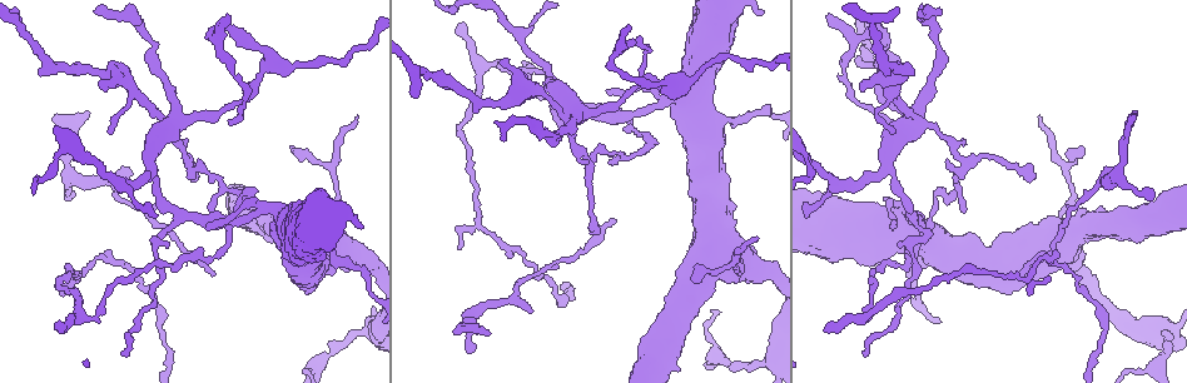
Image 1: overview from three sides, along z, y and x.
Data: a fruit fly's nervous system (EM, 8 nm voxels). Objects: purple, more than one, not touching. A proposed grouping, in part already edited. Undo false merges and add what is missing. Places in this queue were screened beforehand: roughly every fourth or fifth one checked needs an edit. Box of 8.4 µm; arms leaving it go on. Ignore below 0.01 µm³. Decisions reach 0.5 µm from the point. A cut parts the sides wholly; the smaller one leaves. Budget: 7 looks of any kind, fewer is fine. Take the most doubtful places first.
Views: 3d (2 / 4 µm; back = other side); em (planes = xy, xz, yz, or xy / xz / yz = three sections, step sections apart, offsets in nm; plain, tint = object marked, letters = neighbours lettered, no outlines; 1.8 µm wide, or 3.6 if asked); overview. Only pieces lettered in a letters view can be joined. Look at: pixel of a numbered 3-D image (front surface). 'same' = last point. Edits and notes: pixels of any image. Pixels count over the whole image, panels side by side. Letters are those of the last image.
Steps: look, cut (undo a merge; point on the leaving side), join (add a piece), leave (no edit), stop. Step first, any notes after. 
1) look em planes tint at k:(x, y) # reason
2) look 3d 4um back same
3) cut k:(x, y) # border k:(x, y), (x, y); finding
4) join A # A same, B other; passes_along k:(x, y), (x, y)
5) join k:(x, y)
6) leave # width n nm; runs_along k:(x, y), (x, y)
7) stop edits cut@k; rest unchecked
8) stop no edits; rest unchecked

look em xz step 8 tint at 1:(630, 118) # looks like a crossing

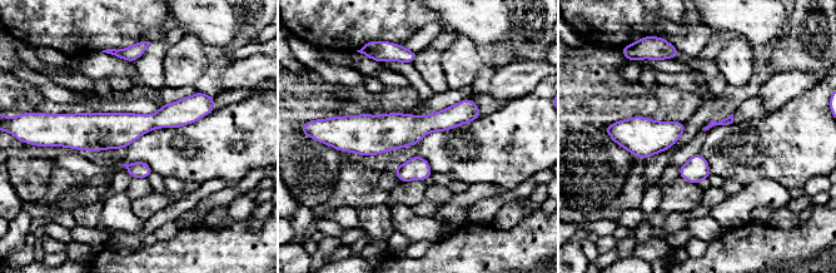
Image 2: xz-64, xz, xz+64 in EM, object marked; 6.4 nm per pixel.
look em xz step 8 letters same

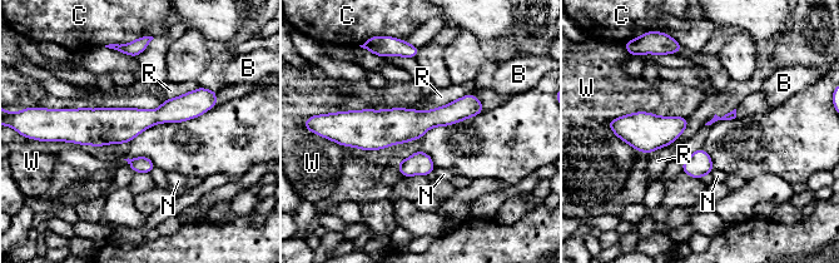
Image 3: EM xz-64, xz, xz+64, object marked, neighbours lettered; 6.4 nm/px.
leave # longest_contact W 460 nm; B other, C other, N other, R other, W other; one cell here

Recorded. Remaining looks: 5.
look em xz step 4 tint at 1:(1021, 271) # an open end

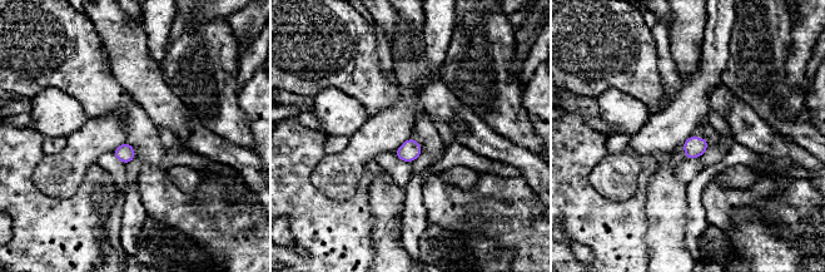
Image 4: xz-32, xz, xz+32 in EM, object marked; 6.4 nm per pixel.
look em planes letters same

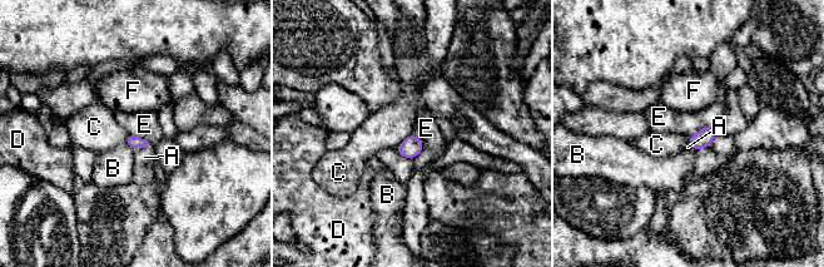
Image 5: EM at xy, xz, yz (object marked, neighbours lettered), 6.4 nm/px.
join A # A same, B other, C other, D other, E other, F other; passes_along 5:(132, 141), (140, 146), (144, 157); it goes on there

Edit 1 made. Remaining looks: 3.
look em planes tint at 1:(870, 20) # arms part here

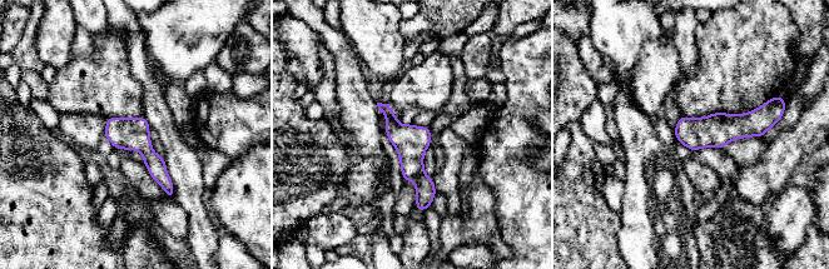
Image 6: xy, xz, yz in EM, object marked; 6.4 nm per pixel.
look em planes letters same

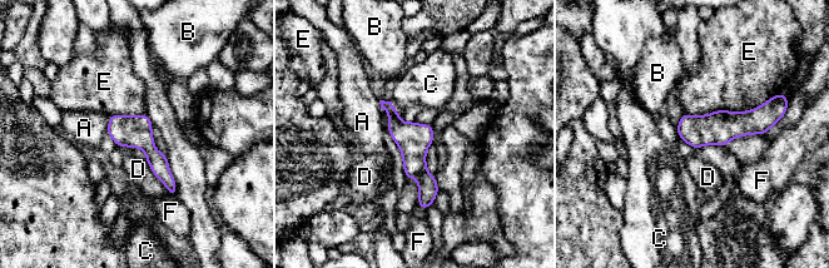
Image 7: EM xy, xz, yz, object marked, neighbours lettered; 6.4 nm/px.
leave # A other, B other, C other, D other, E other, F other; border 7:(144, 157), (150, 170), (170, 195); all the same cell

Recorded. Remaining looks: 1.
stop edits join@5; rest unchecked

